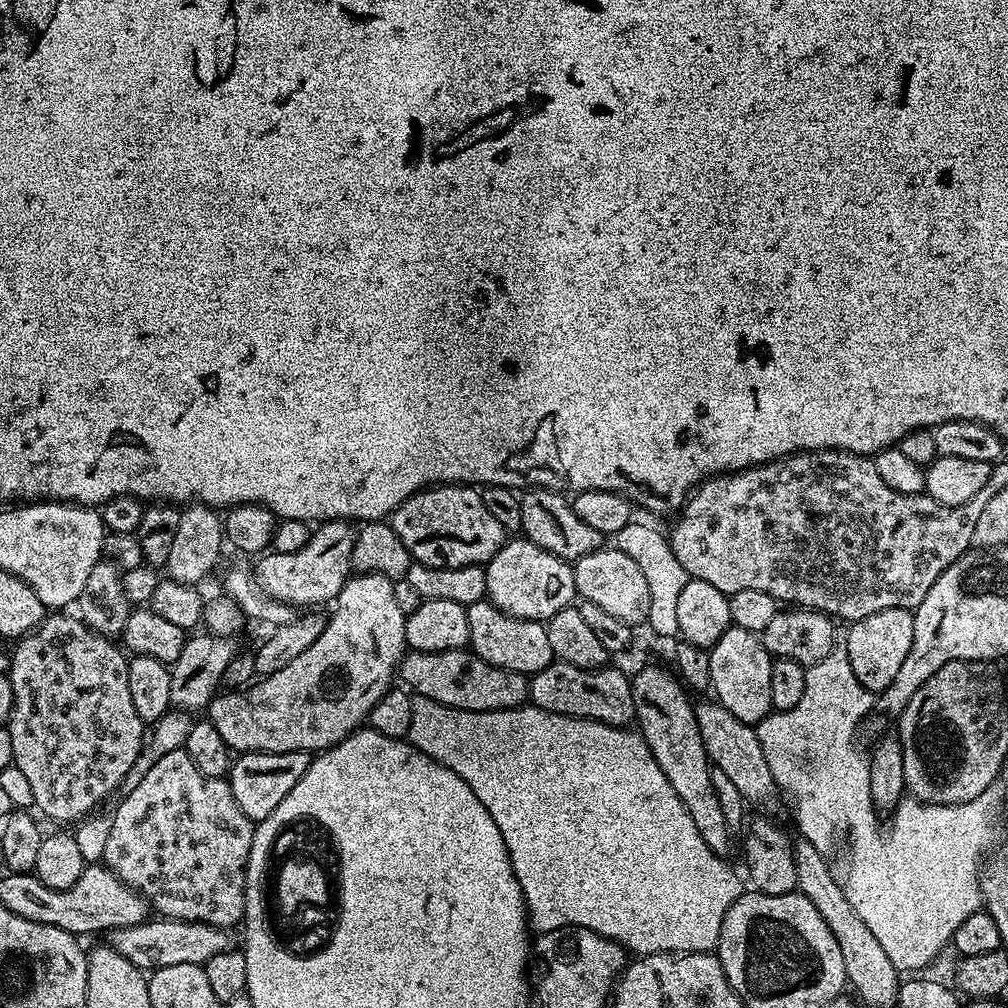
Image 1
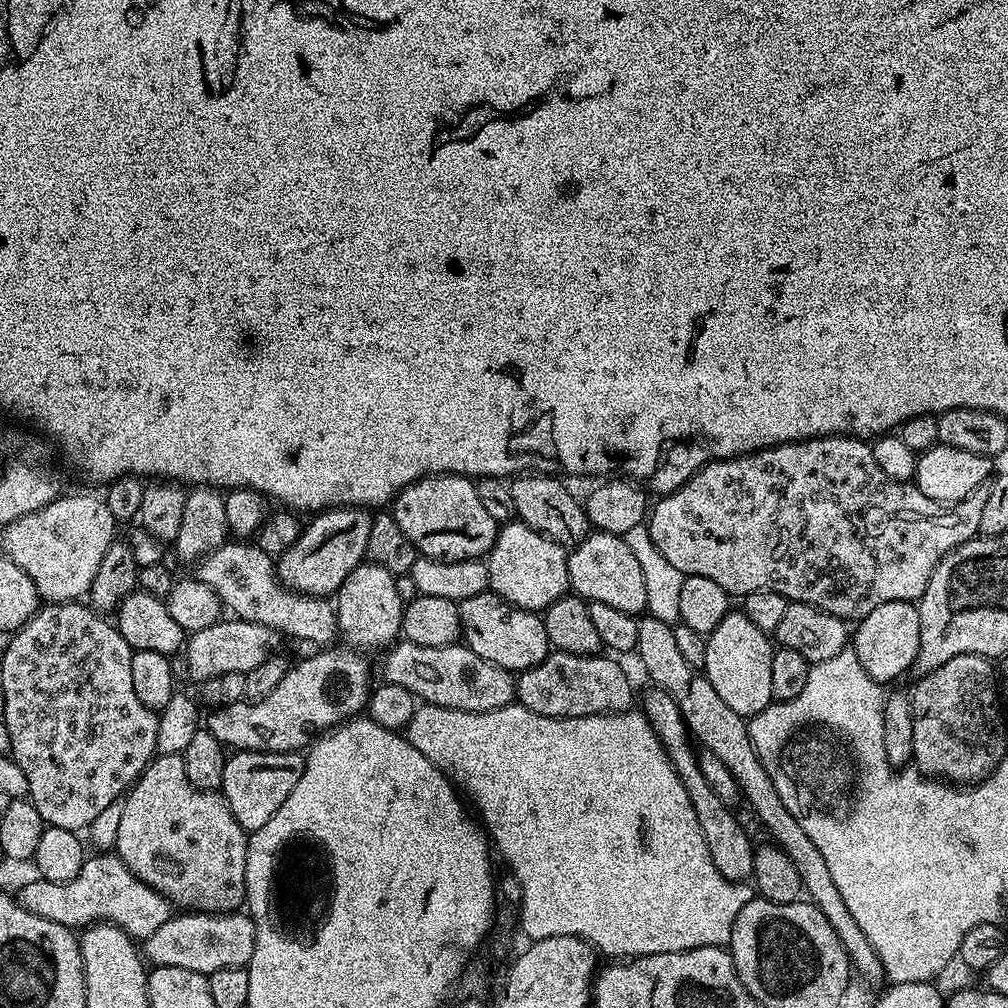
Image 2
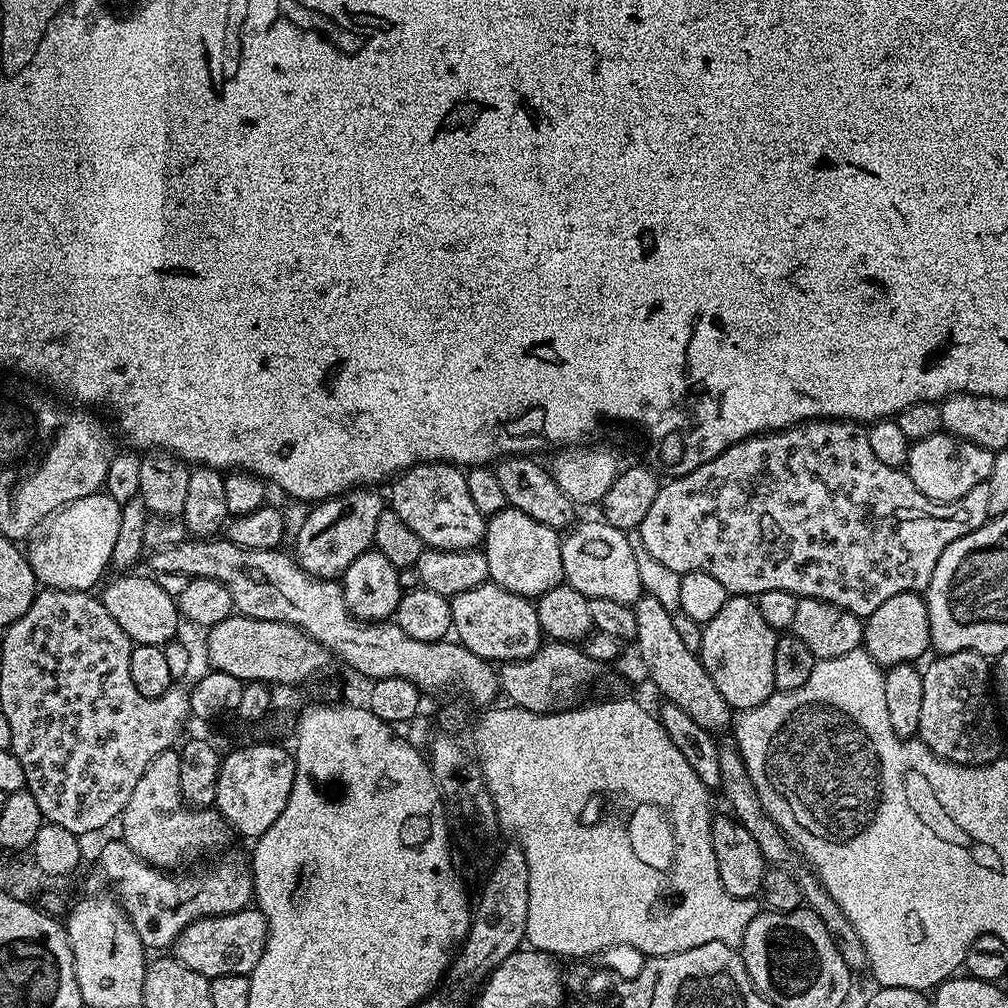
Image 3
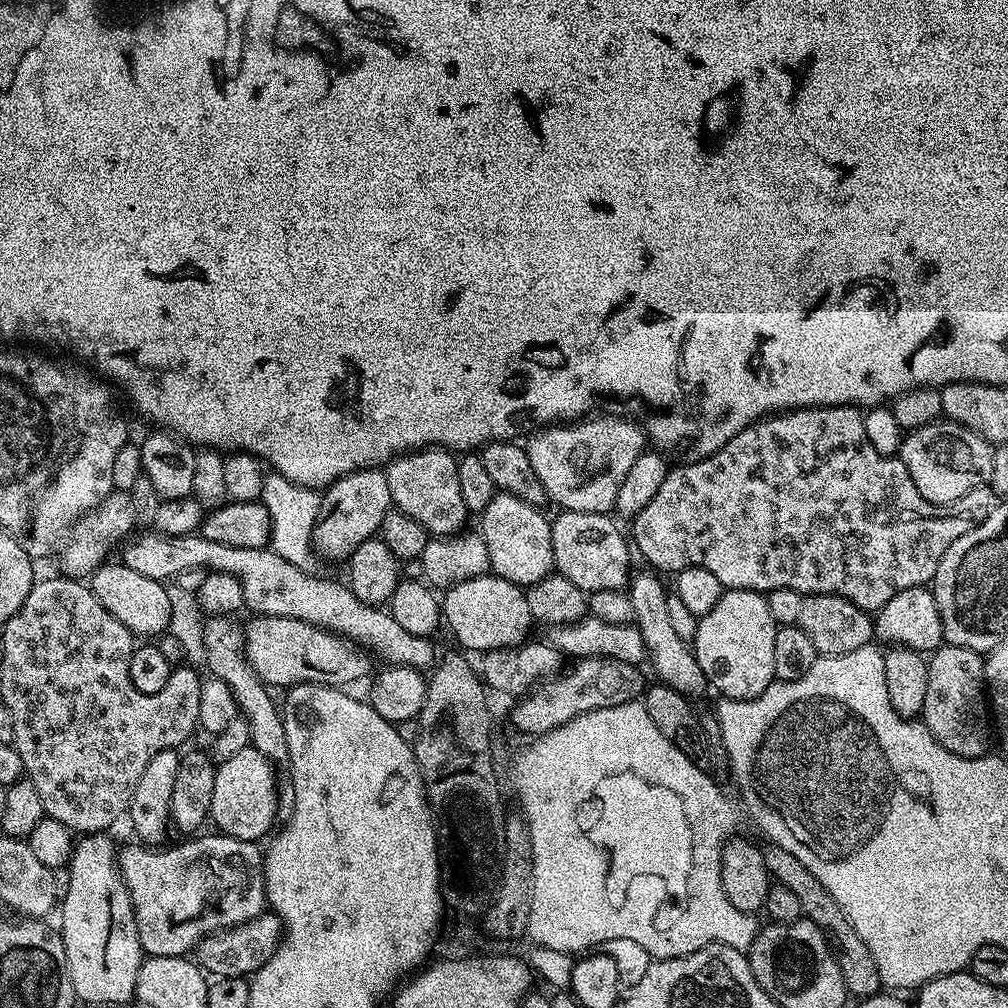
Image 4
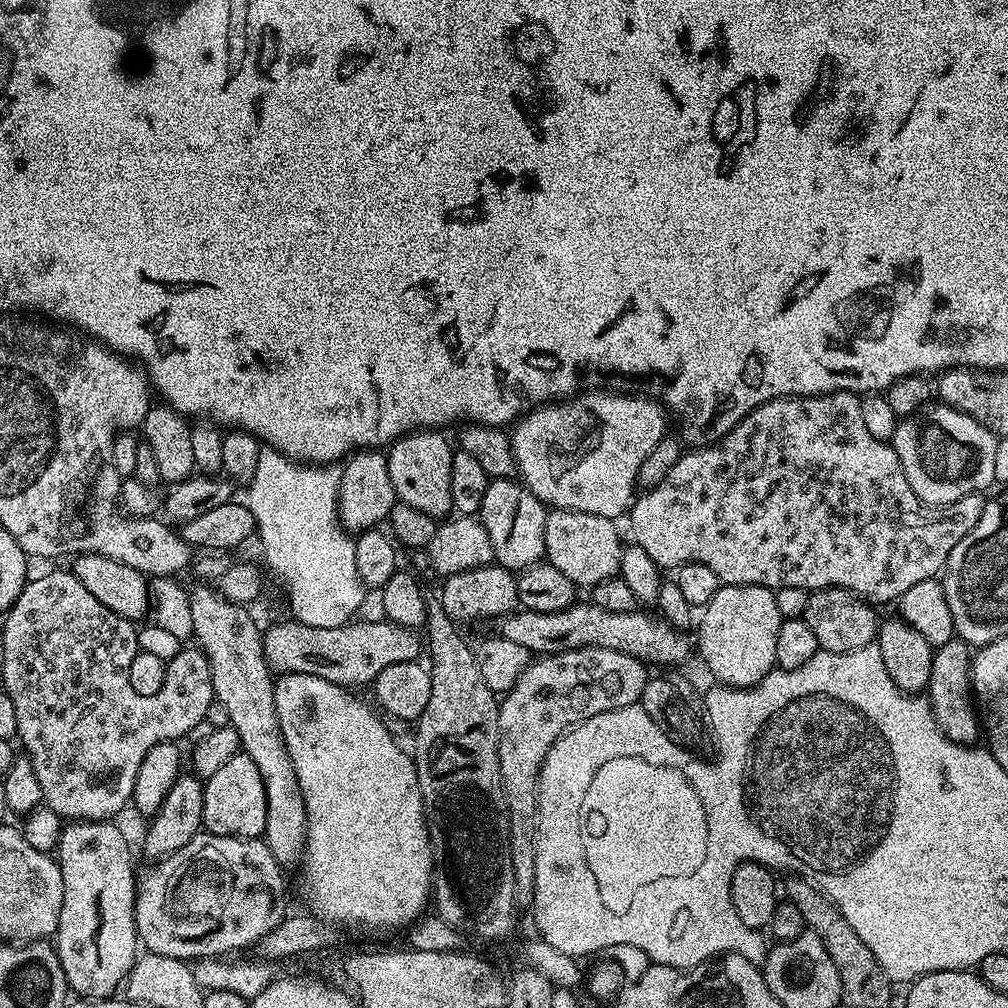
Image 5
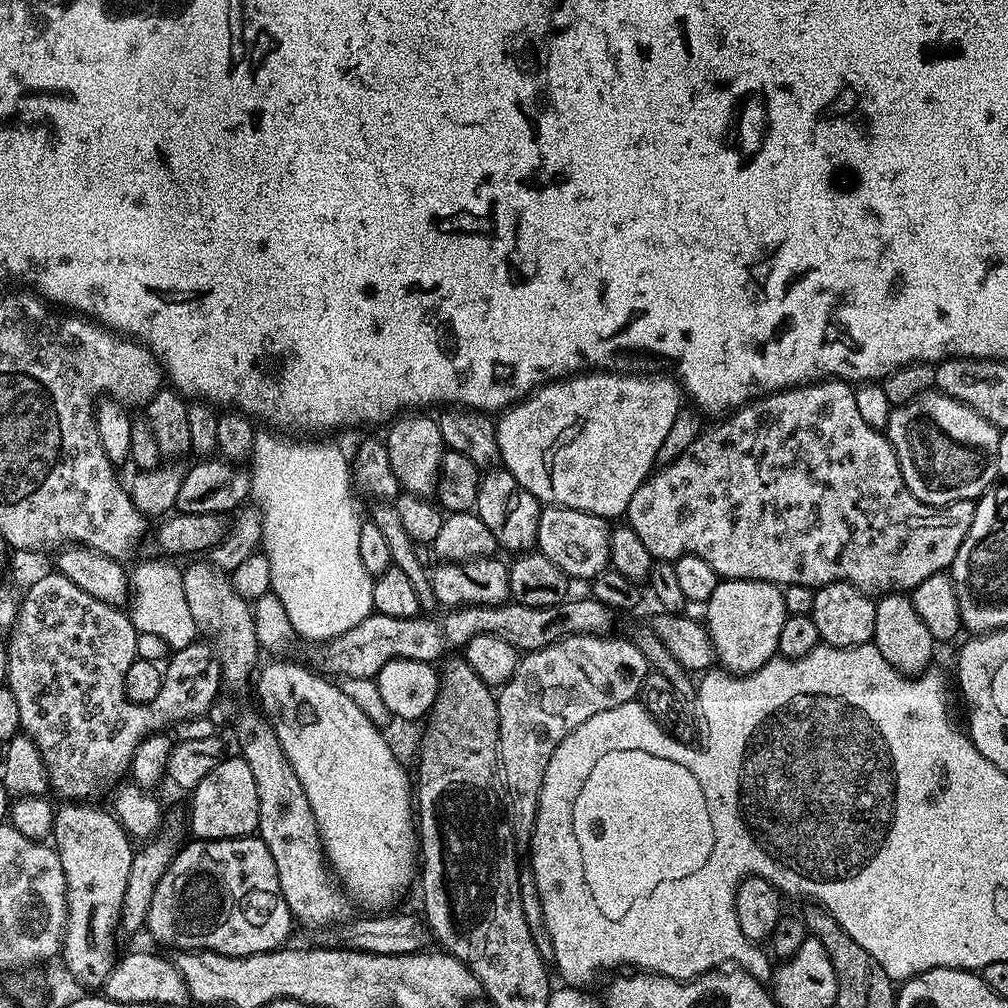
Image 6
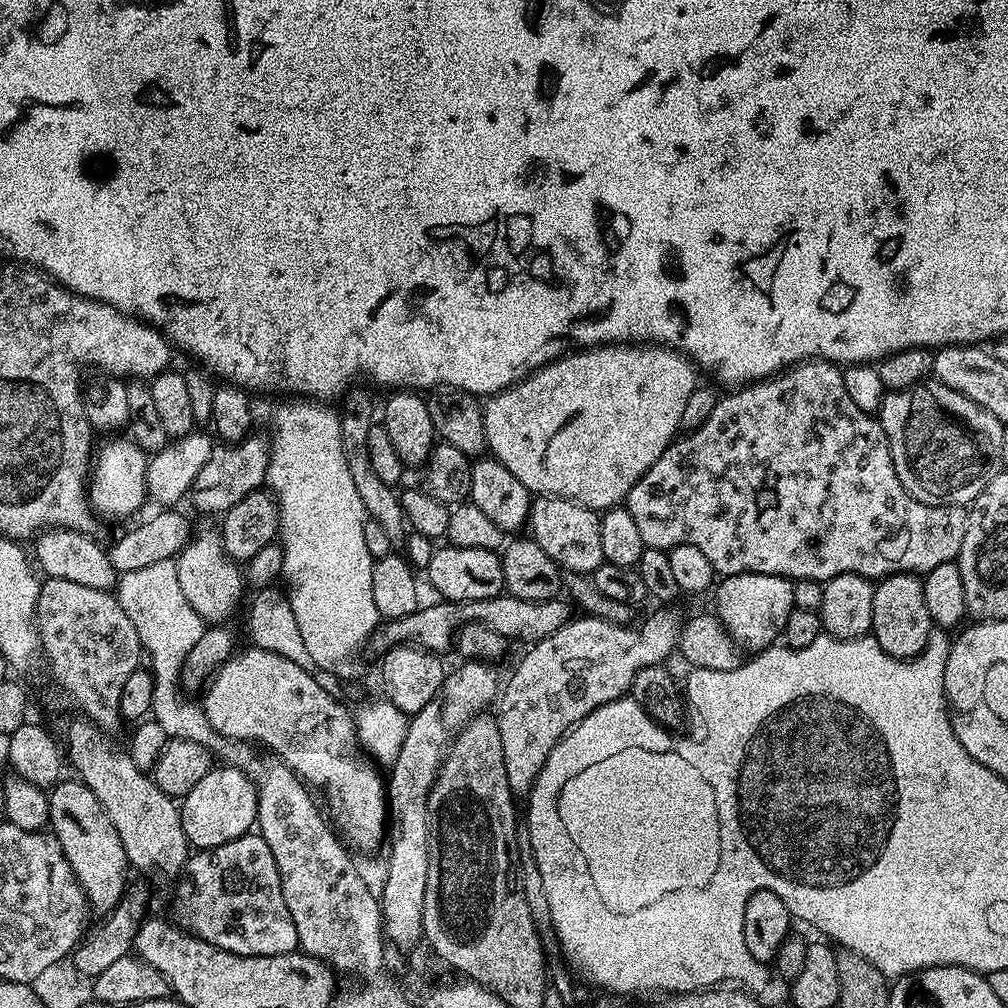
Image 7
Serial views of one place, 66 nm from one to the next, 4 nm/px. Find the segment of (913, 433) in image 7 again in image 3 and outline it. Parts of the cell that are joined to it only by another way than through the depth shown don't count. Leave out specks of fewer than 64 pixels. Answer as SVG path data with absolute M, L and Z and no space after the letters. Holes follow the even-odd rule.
M941 430L930 434L930 438L915 441L909 447L906 471L909 478L914 482L914 486L918 486L918 490L922 490L922 494L926 494L926 498L930 498L934 504L945 504L970 494L970 490L974 490L974 486L987 482L993 466L994 455L987 448L978 446L974 442L966 442L962 438L952 436L950 433Z

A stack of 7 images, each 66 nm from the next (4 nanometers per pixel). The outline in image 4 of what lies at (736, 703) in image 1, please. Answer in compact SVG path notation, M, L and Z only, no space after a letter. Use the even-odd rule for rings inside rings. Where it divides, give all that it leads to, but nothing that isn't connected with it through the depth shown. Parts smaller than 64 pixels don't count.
M729 588L718 598L714 610L699 617L696 622L696 637L690 641L692 653L696 656L698 666L702 666L702 674L709 685L717 688L725 700L749 700L758 698L762 690L766 690L776 680L774 674L774 634L777 624L770 614L770 606L765 593L741 588Z

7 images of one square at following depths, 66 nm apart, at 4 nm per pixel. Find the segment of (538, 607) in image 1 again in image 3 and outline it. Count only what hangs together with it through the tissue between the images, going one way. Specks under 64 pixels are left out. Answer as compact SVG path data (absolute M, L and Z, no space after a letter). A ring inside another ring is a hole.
M514 507L504 508L498 514L487 517L488 529L484 535L482 550L486 554L486 566L488 567L489 581L502 590L510 590L519 596L529 598L539 598L546 594L554 586L558 586L564 580L564 571L562 570L562 550L560 542L561 533L550 526L542 526L542 522L534 522L530 514L522 514L522 510Z

